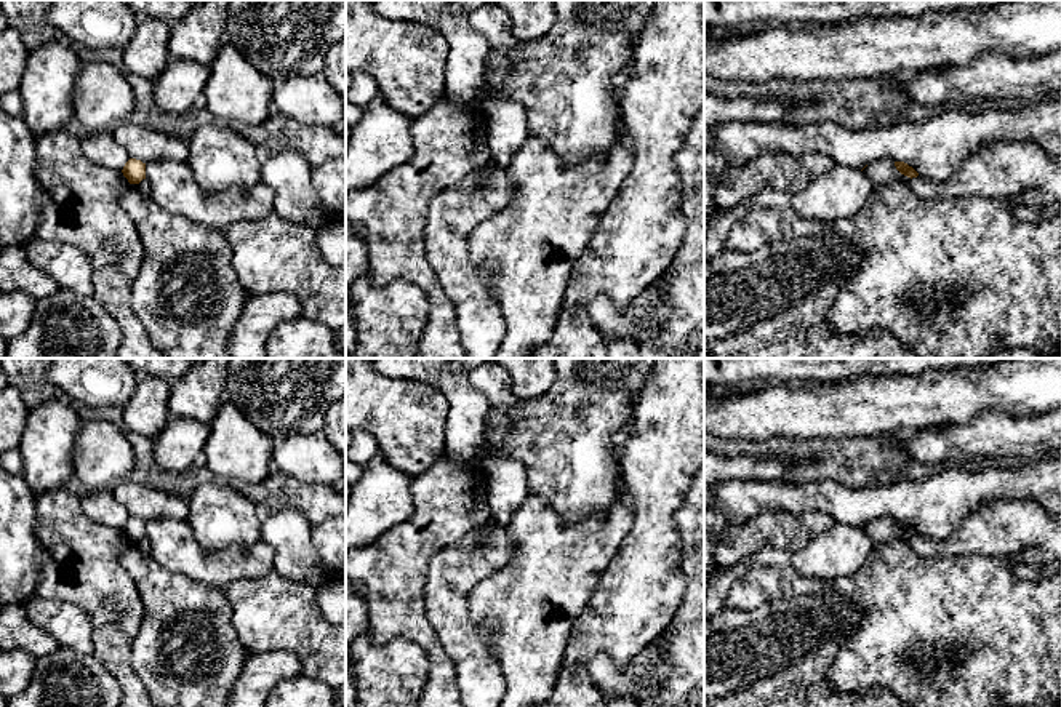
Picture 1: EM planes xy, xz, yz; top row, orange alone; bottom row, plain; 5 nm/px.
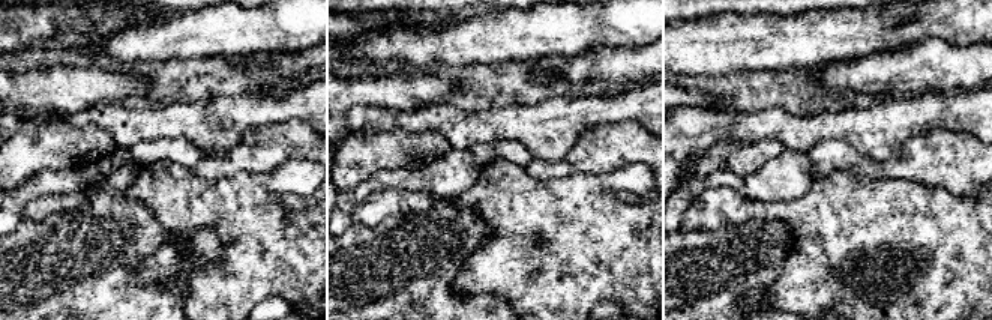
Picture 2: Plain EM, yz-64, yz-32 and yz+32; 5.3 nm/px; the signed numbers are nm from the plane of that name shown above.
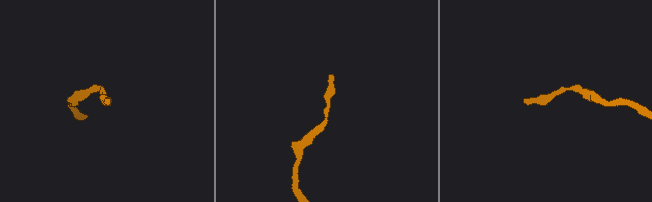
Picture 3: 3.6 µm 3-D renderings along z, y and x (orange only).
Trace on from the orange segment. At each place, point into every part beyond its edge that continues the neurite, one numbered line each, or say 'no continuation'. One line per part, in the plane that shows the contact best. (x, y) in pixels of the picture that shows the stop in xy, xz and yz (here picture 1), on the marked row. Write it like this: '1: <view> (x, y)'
no continuation

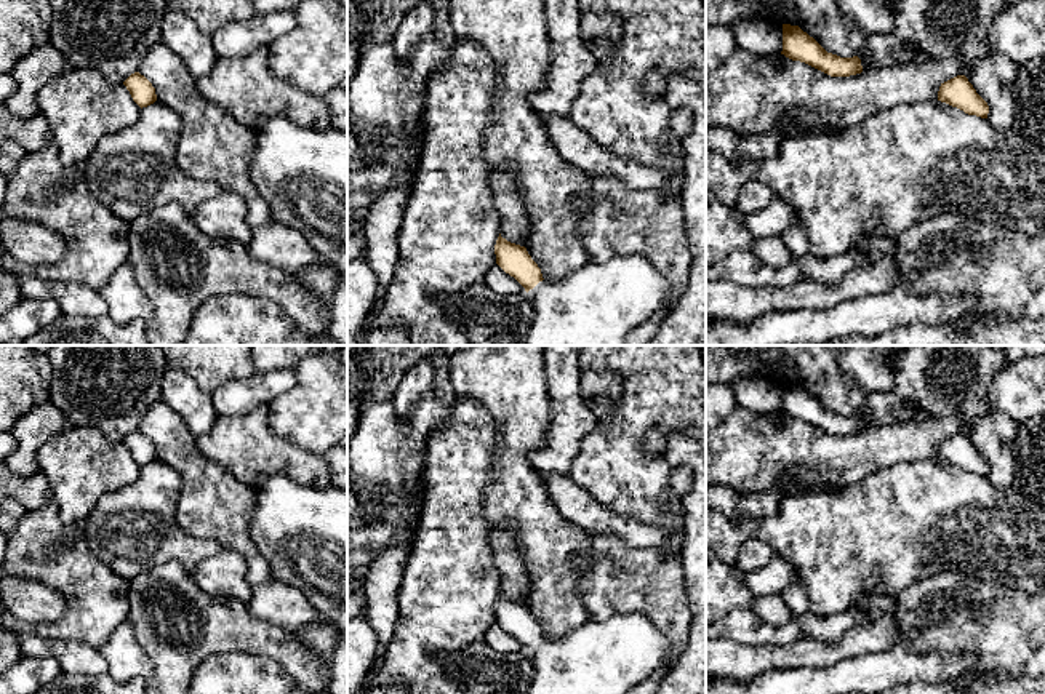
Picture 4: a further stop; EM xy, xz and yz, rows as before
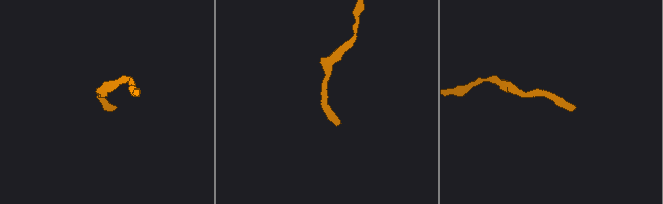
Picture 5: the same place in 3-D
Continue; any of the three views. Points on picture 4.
1: xz (599, 304)

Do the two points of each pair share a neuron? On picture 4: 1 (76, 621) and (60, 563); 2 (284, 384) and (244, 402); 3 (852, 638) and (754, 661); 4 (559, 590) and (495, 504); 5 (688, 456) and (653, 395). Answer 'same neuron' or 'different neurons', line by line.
1: same neuron
2: same neuron
3: same neuron
4: same neuron
5: different neurons

